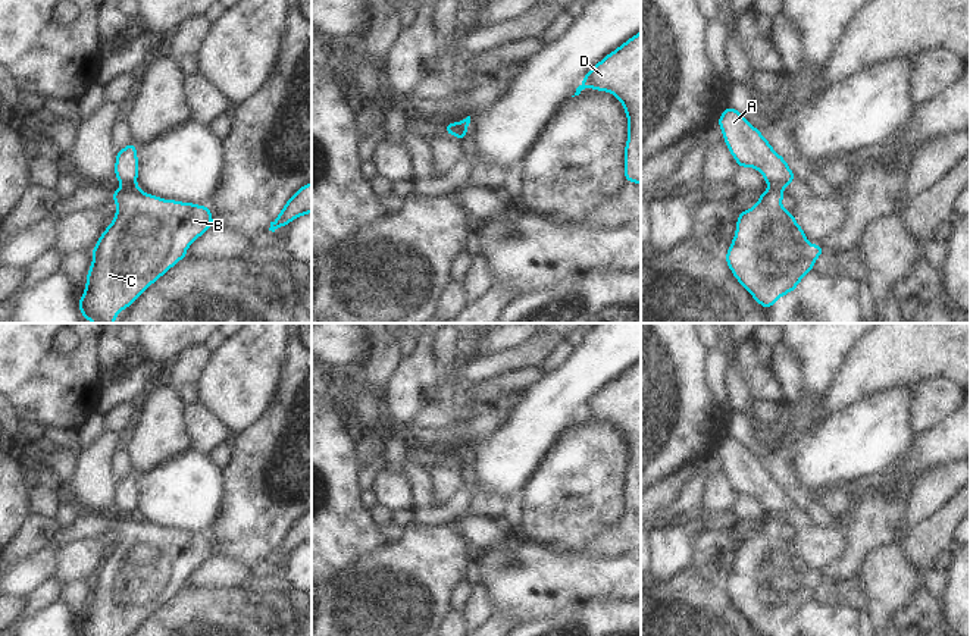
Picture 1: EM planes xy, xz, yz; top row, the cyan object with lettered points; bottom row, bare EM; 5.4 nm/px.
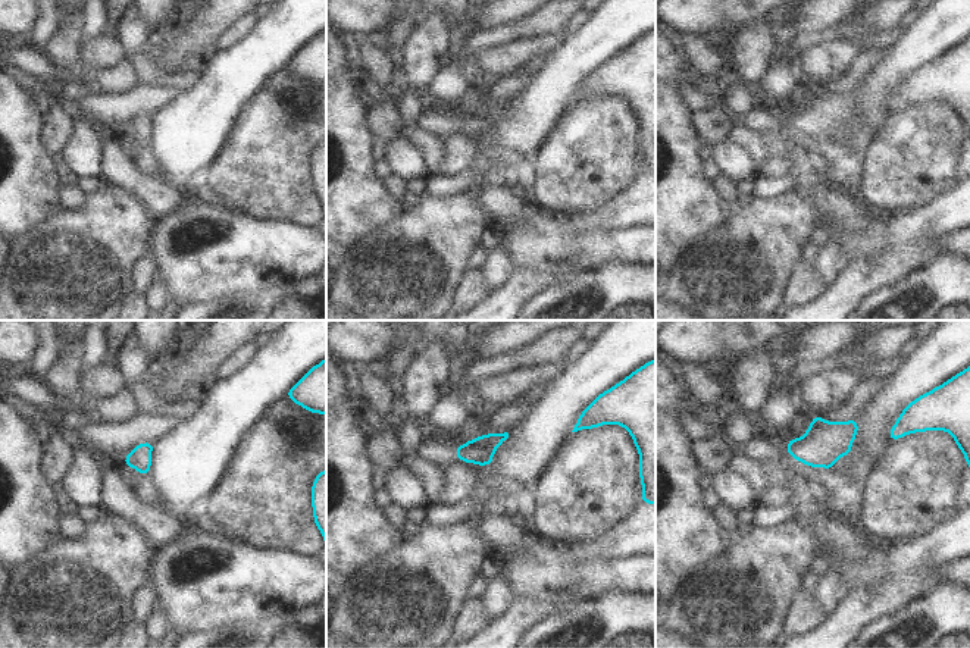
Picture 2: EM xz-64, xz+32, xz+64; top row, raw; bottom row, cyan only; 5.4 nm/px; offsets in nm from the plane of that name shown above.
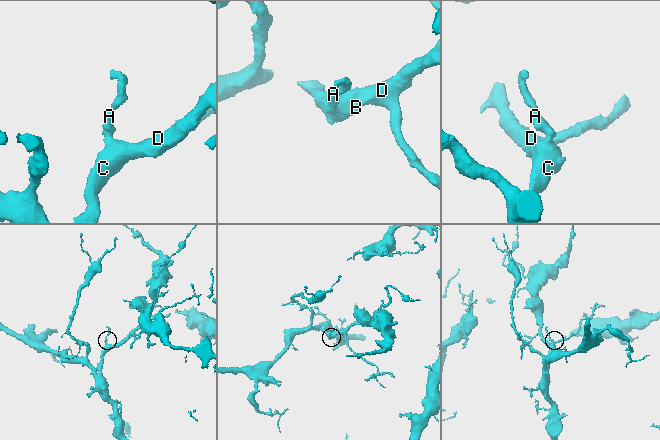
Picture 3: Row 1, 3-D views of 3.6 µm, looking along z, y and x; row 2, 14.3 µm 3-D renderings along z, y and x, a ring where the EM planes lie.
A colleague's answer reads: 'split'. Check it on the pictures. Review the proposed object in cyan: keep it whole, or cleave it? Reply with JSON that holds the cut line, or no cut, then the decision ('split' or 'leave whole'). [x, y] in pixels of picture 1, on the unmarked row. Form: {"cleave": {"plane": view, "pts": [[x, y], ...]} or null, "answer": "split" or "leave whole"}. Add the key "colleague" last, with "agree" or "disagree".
{"cleave": {"plane": "yz", "pts": [[769, 516], [779, 516], [782, 519]]}, "answer": "split", "colleague": "agree"}

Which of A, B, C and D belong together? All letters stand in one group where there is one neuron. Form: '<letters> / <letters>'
A / B C D

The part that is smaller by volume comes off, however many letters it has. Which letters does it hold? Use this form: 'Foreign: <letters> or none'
Foreign: A

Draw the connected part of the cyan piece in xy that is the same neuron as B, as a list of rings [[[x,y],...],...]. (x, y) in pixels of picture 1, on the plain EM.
[[[138,516],[119,517],[110,524],[118,538],[91,580],[93,592],[78,636],[131,636],[150,614],[187,586],[187,577],[198,565],[213,557],[207,535],[165,529]]]

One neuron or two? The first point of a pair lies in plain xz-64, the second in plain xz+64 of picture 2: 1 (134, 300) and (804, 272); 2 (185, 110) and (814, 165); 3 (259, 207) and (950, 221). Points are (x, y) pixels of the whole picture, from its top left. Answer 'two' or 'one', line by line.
1: one
2: two
3: two

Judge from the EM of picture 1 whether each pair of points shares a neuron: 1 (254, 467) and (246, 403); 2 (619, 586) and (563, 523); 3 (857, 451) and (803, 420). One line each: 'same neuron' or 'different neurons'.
1: different neurons
2: different neurons
3: different neurons

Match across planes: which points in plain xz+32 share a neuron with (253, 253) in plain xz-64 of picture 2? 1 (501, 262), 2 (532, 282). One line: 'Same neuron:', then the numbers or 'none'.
Same neuron: none

